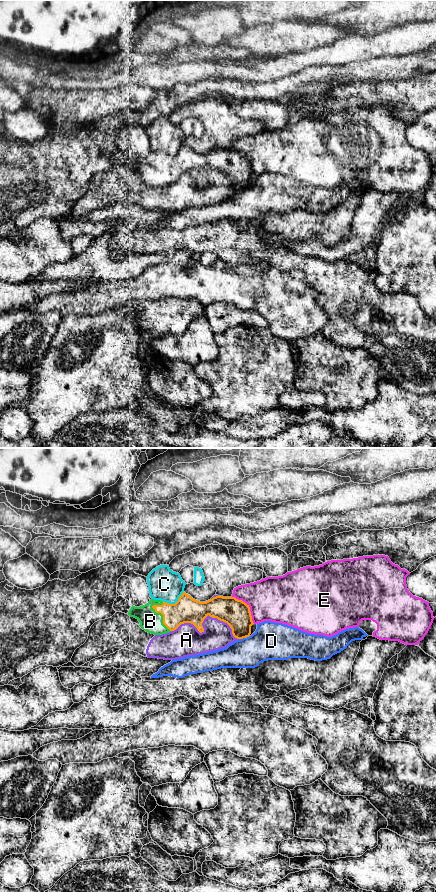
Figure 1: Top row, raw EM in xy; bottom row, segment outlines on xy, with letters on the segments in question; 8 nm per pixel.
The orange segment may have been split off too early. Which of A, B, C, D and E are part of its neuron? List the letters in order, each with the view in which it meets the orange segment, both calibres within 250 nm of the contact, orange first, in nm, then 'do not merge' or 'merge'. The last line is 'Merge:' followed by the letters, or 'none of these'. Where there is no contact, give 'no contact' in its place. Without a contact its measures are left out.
A: meets orange in xy; 220 nm thick on the orange side, 240 nm on the other; do not merge
B: meets orange in xy; 200 nm thick on the orange side, 170 nm on the other; merge
C: meets orange in xy; 200 nm thick on the orange side, 260 nm on the other; do not merge
D: meets orange in xy; 220 nm thick on the orange side, 300 nm on the other; do not merge
E: meets orange in xy; 220 nm thick on the orange side, 360 nm on the other; do not merge
Merge: B

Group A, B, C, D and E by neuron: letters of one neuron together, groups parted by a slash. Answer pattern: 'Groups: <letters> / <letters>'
Groups: A / B / C / D / E

